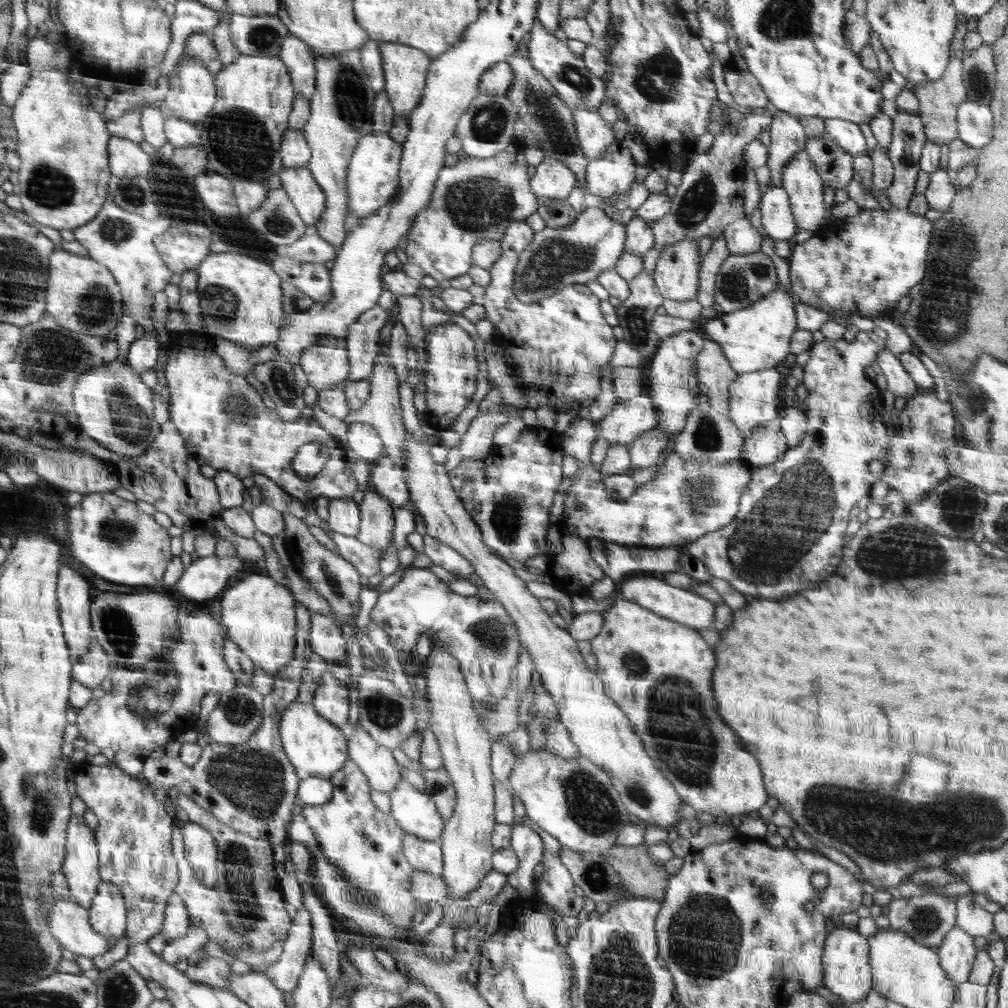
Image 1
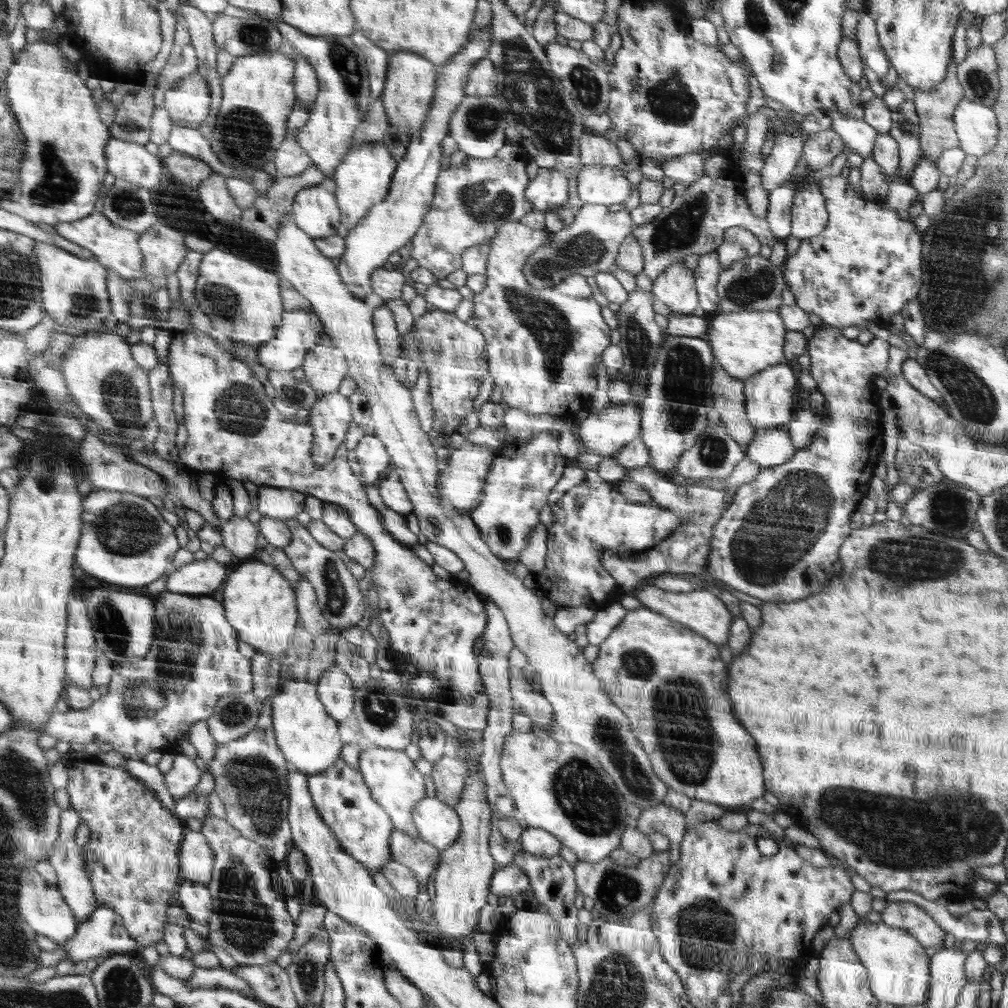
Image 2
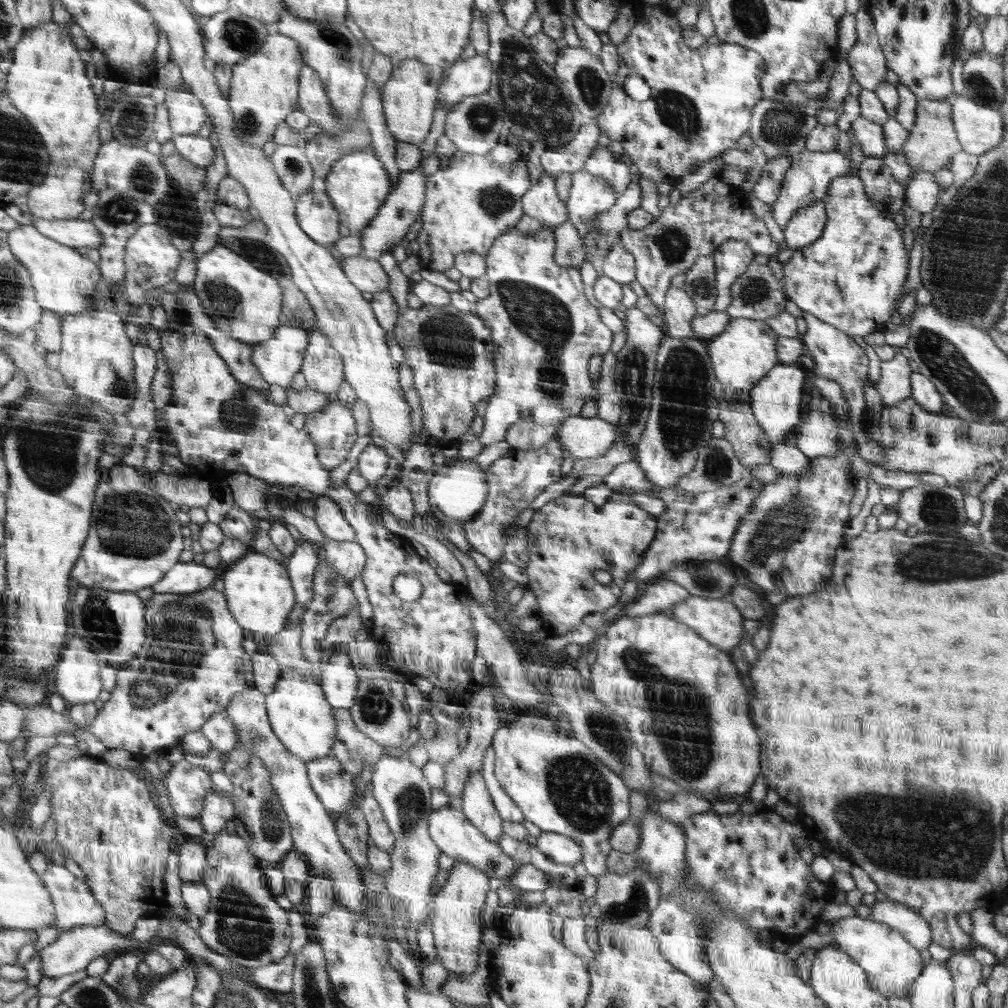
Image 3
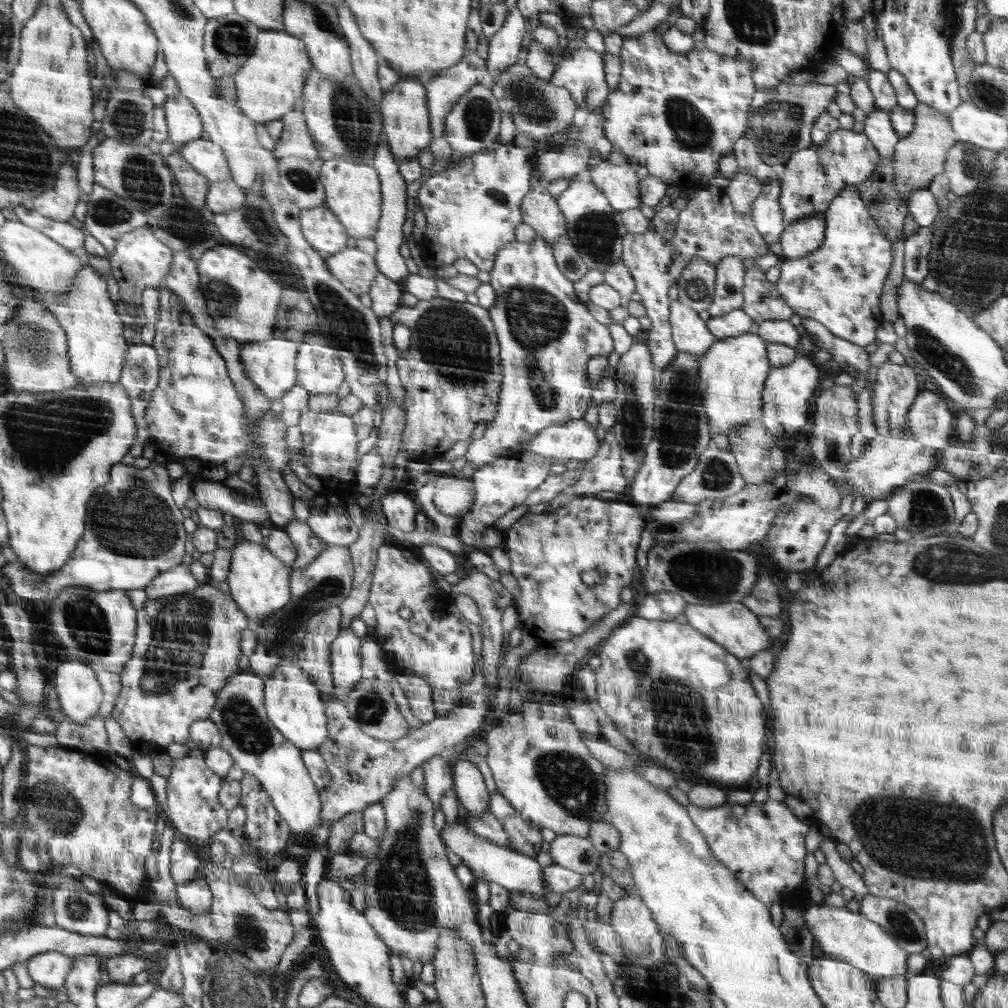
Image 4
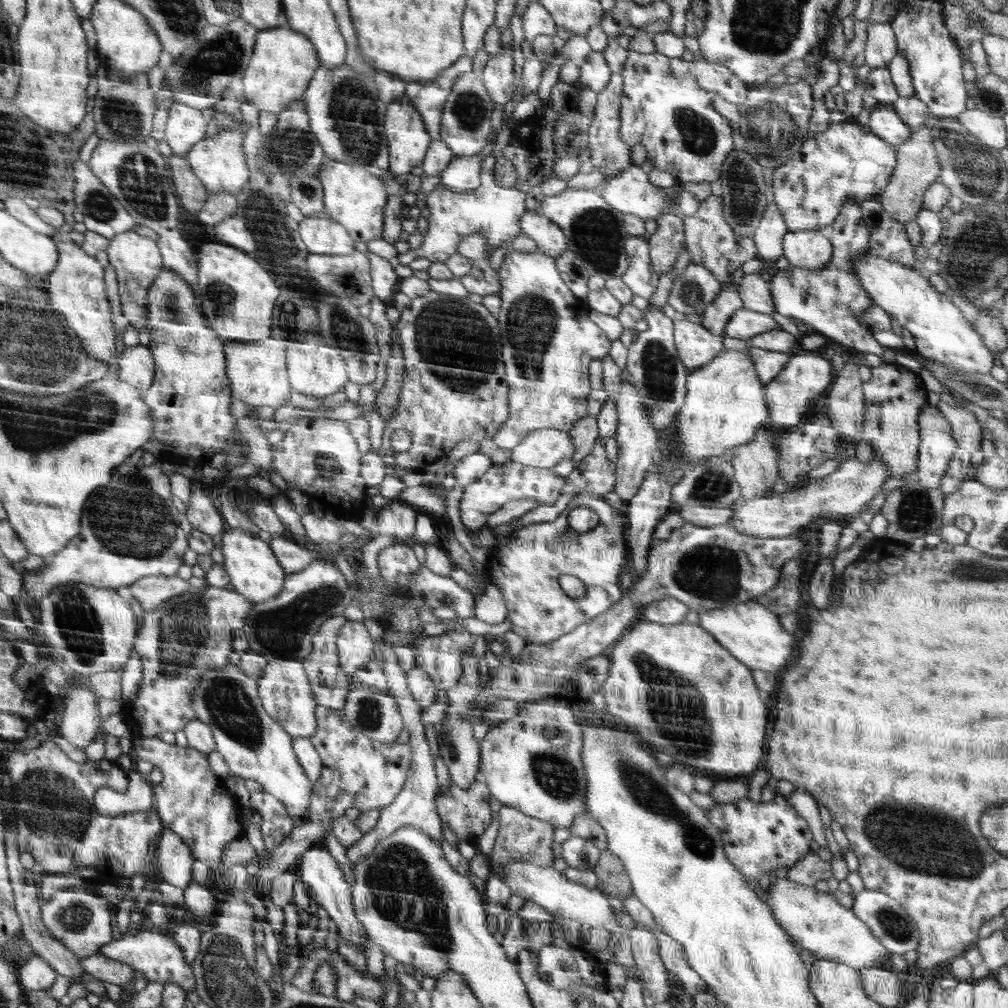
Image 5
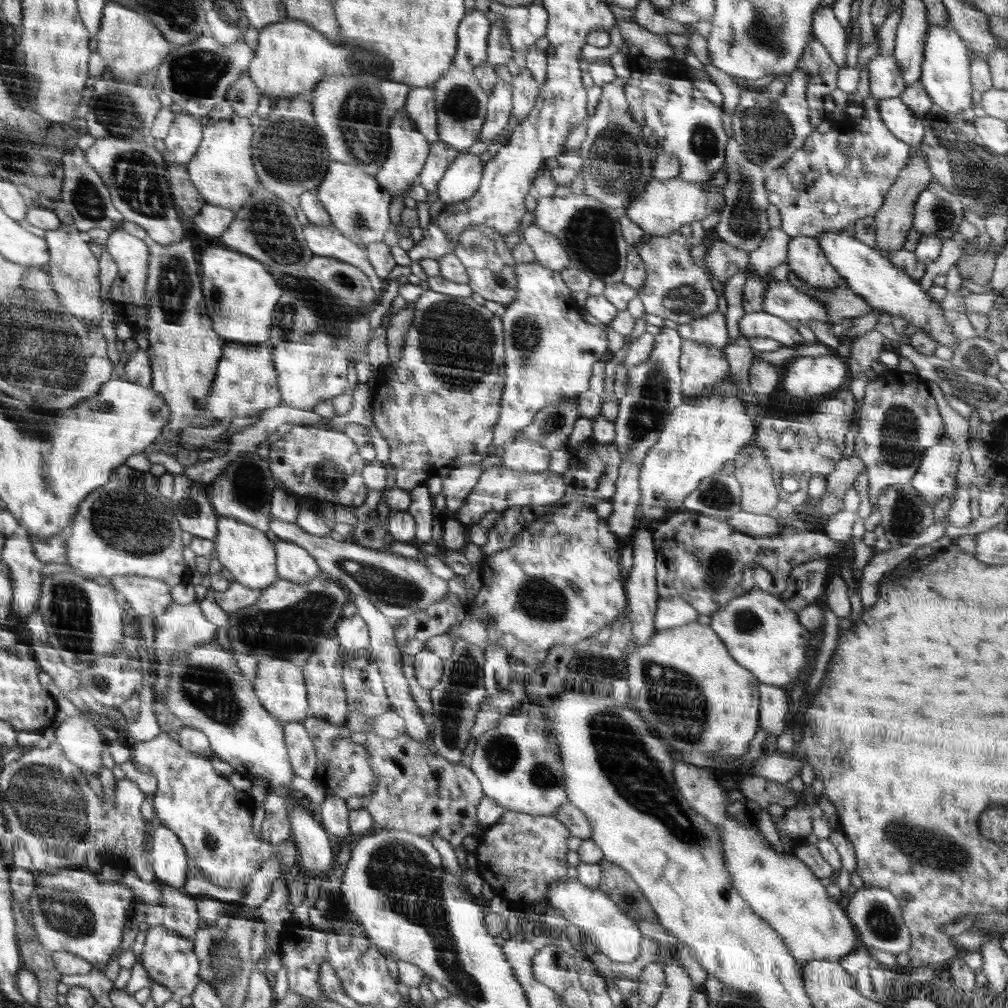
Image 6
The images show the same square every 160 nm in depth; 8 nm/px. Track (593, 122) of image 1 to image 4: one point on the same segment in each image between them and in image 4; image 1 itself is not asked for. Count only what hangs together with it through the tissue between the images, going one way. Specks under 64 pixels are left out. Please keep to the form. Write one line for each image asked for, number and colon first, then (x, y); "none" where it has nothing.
2: (594, 149)
3: (602, 163)
4: (620, 184)

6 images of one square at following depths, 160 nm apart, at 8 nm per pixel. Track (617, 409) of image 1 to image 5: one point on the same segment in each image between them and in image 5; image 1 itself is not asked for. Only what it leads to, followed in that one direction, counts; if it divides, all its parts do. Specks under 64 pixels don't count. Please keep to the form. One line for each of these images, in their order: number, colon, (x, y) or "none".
2: (606, 433)
3: (583, 437)
4: (574, 440)
5: (543, 448)

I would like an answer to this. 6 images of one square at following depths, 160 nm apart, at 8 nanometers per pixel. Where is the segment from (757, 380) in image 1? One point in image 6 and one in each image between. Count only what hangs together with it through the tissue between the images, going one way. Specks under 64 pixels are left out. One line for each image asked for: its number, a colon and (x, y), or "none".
2: (768, 395)
3: (775, 401)
4: (787, 389)
5: (807, 375)
6: (807, 377)

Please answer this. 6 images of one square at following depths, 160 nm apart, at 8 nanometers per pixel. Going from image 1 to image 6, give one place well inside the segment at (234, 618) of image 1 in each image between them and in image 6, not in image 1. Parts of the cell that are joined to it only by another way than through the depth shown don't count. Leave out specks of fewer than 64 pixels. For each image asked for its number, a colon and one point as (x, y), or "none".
2: (260, 603)
3: (258, 590)
4: (259, 582)
5: (253, 570)
6: (243, 550)

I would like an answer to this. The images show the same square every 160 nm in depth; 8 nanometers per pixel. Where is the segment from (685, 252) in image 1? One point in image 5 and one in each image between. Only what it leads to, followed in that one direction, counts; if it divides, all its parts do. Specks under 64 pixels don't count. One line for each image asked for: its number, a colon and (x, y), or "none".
2: (676, 287)
3: (679, 310)
4: (691, 334)
5: (697, 346)

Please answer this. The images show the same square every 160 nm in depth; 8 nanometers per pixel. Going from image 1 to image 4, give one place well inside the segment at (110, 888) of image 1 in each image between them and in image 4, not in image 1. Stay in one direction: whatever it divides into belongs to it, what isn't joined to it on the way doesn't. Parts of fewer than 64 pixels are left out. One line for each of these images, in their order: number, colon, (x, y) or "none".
2: (104, 931)
3: (72, 951)
4: (50, 969)

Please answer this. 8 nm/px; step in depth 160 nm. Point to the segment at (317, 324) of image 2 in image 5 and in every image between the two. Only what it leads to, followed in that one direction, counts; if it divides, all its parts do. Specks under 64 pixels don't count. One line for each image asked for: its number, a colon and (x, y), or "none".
3: (279, 359)
4: (271, 365)
5: (258, 373)

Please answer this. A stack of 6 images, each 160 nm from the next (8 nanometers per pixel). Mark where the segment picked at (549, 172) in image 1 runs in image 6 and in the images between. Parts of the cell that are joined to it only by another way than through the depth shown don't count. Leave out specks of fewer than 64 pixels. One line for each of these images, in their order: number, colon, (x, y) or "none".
2: (549, 190)
3: (541, 201)
4: (540, 209)
5: (550, 238)
6: (549, 251)

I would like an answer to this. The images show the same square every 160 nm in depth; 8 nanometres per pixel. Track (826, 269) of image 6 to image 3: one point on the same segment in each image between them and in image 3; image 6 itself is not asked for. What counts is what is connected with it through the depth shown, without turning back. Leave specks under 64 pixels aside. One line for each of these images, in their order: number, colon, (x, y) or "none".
3: (805, 227)
4: (799, 239)
5: (809, 249)

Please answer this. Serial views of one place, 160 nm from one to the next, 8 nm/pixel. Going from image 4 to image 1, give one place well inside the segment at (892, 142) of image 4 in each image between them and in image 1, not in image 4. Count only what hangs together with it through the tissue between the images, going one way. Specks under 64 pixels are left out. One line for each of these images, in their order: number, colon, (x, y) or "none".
1: (848, 135)
2: (856, 134)
3: (870, 135)

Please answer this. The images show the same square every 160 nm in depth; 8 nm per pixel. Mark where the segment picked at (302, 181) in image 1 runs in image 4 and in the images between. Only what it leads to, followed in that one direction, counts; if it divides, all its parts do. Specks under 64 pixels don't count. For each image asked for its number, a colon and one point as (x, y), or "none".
2: (315, 209)
3: (319, 218)
4: (324, 231)

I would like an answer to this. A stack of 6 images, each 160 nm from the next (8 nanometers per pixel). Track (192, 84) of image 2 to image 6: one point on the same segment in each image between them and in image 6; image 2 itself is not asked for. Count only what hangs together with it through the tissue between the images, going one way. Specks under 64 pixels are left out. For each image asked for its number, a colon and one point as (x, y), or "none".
3: (187, 113)
4: (184, 124)
5: (185, 127)
6: (181, 144)

